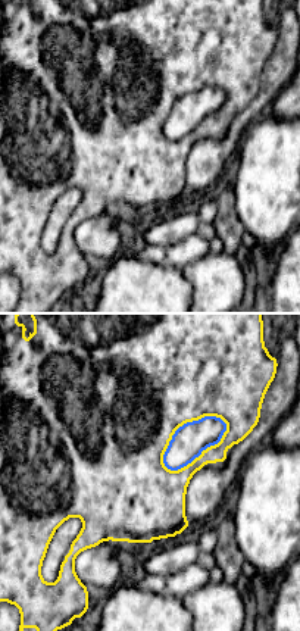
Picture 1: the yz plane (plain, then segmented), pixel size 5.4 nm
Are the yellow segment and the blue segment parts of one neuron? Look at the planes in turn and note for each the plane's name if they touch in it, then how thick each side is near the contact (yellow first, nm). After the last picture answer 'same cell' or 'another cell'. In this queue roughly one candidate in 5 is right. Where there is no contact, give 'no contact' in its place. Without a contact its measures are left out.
contact in yz; calibres 190 and 180 nm

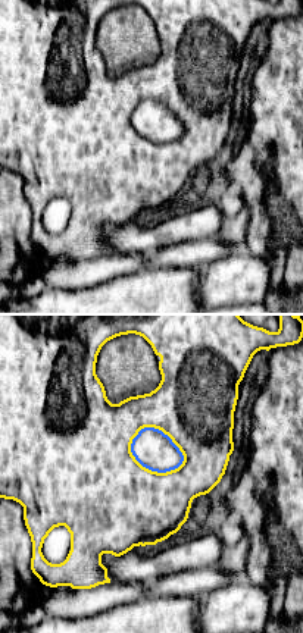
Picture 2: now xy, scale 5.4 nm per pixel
contact in xy; calibres 440 and 220 nm

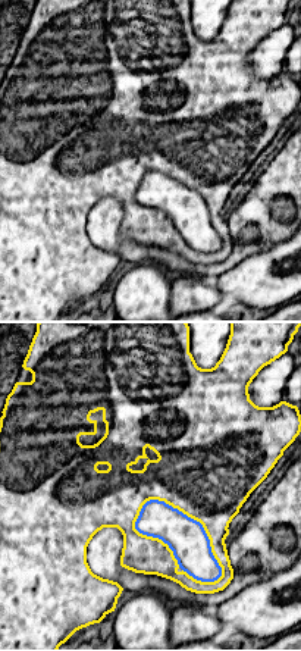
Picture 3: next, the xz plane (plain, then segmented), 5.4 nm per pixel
contact in xz; calibres 480 and 220 nm

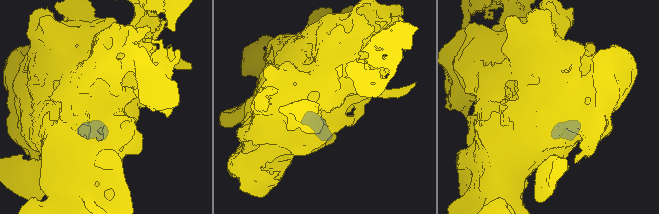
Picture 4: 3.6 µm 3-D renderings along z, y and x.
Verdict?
another cell

